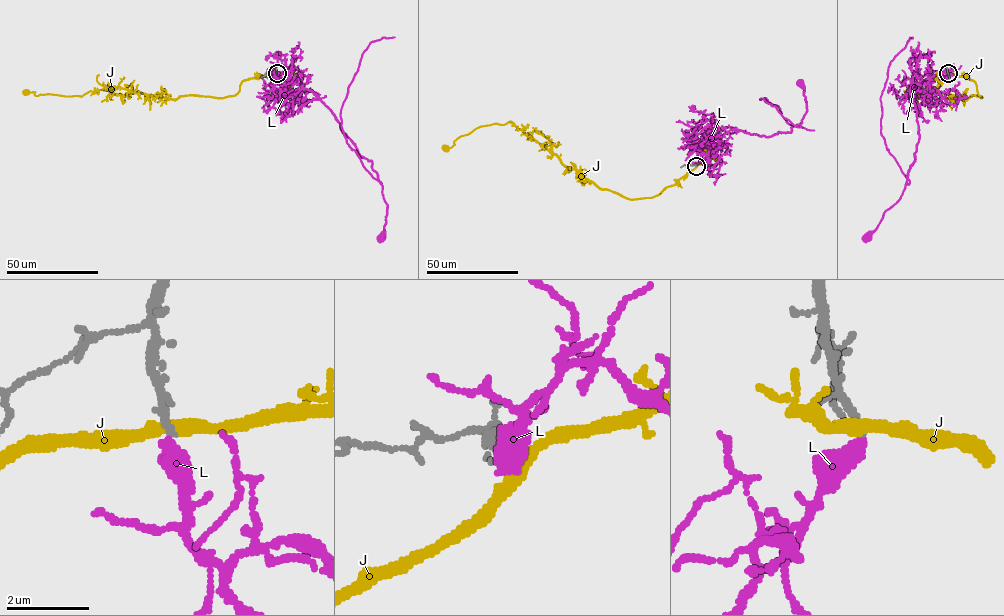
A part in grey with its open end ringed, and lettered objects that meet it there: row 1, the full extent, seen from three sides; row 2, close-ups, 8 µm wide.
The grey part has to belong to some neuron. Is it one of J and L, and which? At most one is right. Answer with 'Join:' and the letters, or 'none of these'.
Join: none of these

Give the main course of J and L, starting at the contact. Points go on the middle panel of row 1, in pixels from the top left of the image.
J: (696, 166), (659, 194), (632, 199), (601, 189), (568, 168), (511, 121), (480, 126), (445, 148)
L: (696, 166), (719, 128), (732, 127), (769, 137), (791, 131), (806, 111), (803, 87), (799, 82)

